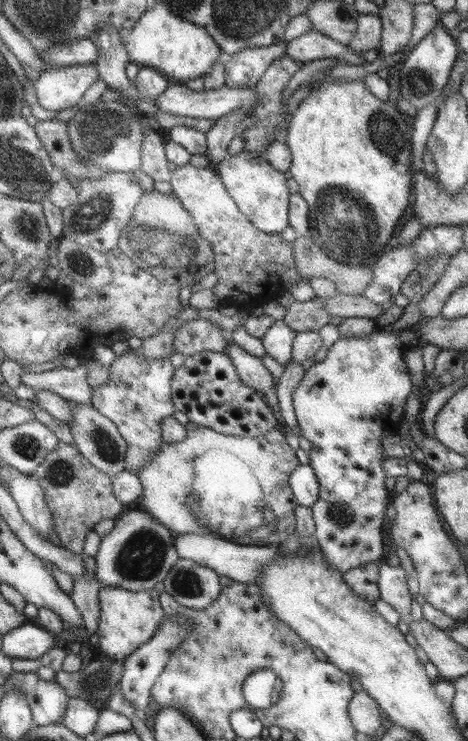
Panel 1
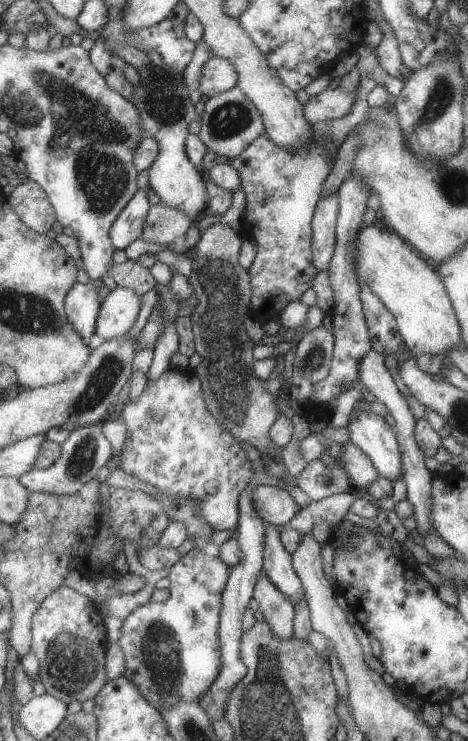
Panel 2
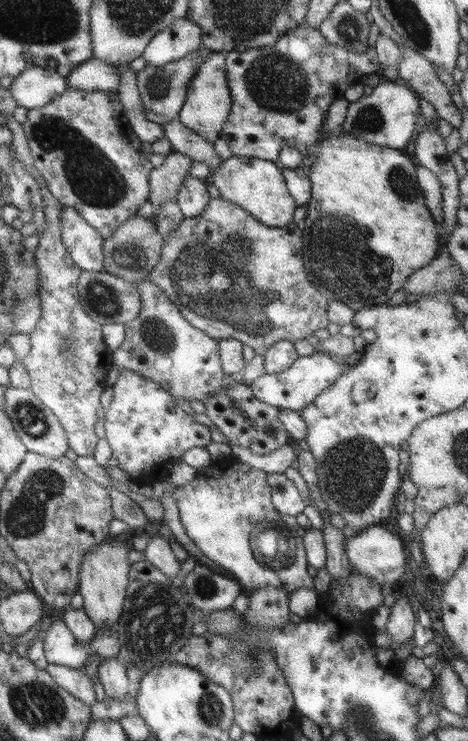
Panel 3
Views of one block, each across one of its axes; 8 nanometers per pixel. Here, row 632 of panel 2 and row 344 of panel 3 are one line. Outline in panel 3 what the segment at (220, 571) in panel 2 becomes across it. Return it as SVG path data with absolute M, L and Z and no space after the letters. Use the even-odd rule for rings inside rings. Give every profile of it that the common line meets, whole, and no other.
M146 278L136 282L136 286L141 294L142 308L140 314L126 324L124 342L120 345L120 348L112 352L112 366L138 373L144 379L156 382L156 385L160 385L160 389L170 393L175 400L198 400L204 403L204 399L208 395L218 393L220 389L226 389L230 383L244 383L242 372L228 375L222 370L219 341L194 328L184 318L178 307L166 296L166 293L161 288L158 288L157 284Z

